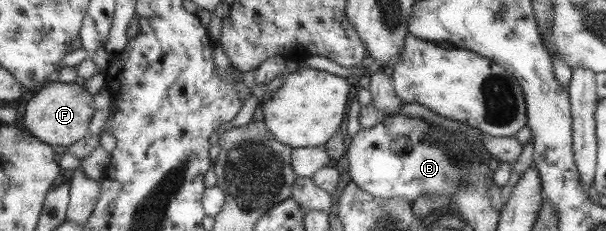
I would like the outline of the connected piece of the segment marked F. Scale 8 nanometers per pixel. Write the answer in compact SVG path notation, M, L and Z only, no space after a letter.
M56 80L43 87L25 106L23 124L27 132L37 136L46 144L69 147L90 134L91 122L97 111L95 97L85 87L74 82Z

